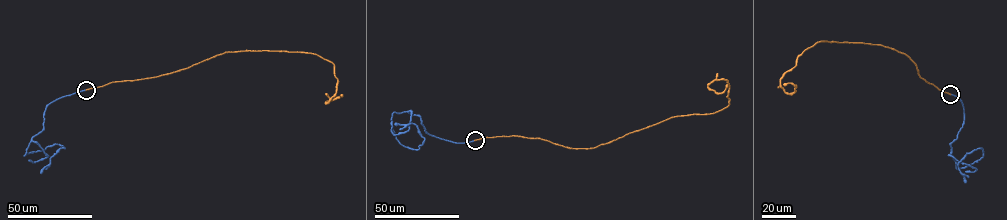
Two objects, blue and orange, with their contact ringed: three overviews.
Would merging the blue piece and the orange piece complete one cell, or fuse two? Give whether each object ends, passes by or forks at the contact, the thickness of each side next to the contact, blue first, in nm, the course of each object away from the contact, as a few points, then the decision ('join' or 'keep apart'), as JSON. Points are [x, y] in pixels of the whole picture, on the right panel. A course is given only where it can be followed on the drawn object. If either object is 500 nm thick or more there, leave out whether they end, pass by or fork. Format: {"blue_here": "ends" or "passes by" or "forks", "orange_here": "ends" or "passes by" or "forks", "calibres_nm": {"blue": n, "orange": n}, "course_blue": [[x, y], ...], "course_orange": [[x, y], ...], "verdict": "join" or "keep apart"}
{"blue_here": "ends", "orange_here": "ends", "calibres_nm": {"blue": 200, "orange": 200}, "course_blue": [[950, 94], [964, 116], [950, 145], [956, 167], [983, 152], [959, 162], [966, 183]], "course_orange": [[950, 94], [920, 77], [908, 56], [860, 42], [816, 43], [781, 79], [793, 92], [783, 84]], "verdict": "keep apart"}

